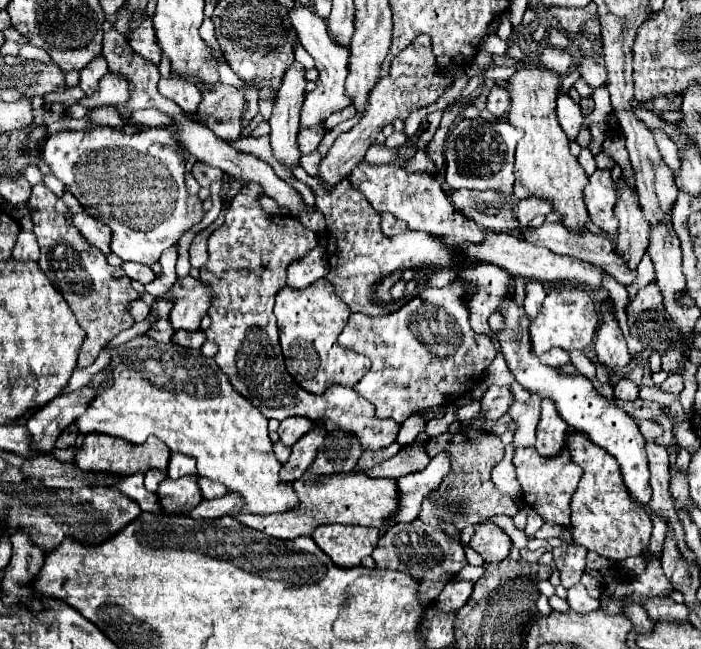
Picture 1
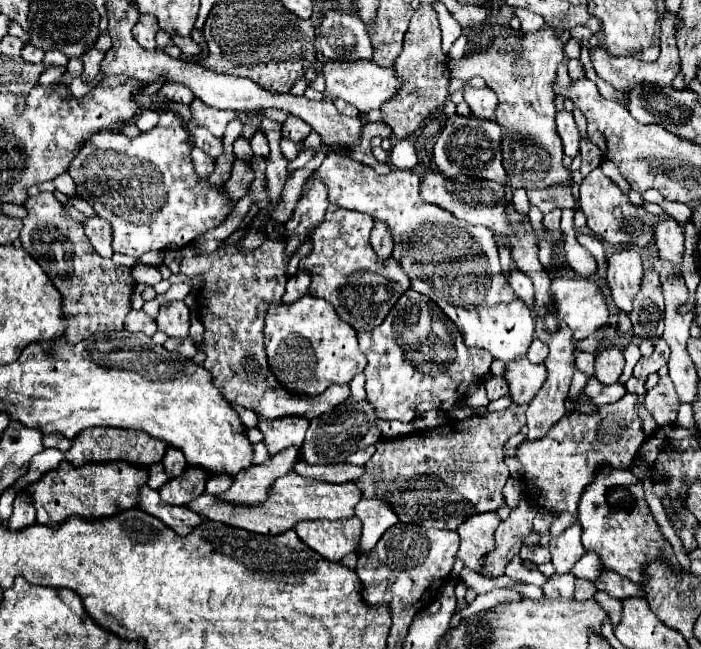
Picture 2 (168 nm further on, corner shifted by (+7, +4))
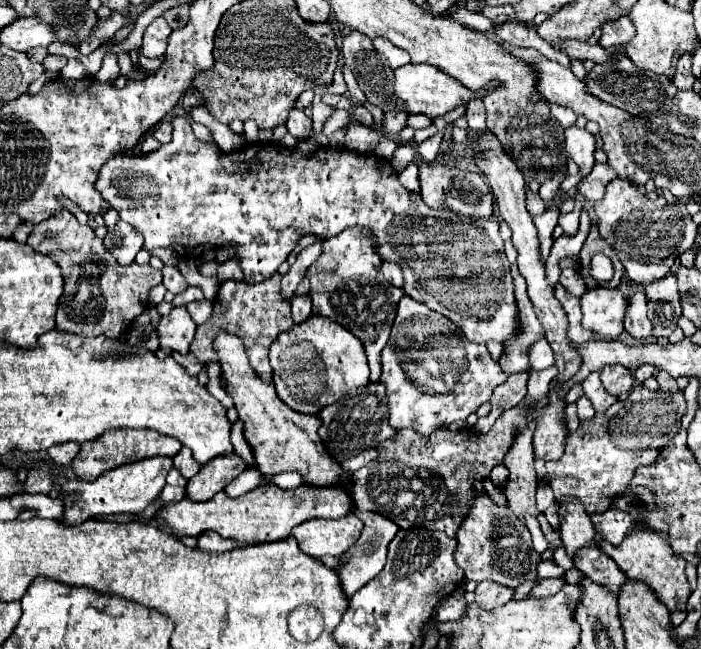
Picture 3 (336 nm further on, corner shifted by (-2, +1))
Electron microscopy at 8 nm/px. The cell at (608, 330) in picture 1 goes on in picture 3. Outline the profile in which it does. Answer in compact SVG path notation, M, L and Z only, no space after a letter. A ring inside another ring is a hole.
M611 364L601 370L601 384L609 394L619 396L619 394L629 392L633 388L633 376L631 376L629 368L619 366L619 364Z

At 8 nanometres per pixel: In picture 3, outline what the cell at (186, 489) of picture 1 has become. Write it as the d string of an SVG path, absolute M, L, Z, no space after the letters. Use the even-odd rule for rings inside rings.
M229 454L227 458L215 458L215 462L207 462L207 466L201 466L201 470L187 482L187 498L195 502L211 500L245 468L247 464L239 454Z

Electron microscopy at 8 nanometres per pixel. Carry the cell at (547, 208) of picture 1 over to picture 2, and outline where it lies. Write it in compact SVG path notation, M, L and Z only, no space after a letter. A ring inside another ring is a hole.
M548 187L548 189L530 189L528 191L530 205L538 207L542 213L550 213L552 209L574 209L574 197L570 187Z

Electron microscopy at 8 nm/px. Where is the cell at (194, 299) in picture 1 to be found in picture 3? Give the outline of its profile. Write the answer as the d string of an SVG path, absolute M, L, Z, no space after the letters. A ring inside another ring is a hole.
M173 308L169 316L163 316L157 328L159 334L159 348L167 348L171 352L187 354L193 342L197 324L191 320L189 312L181 308Z

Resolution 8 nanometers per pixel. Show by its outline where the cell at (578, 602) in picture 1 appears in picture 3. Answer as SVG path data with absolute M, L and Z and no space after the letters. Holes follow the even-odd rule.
M537 578L535 586L529 592L529 598L545 598L545 596L553 596L563 588L563 580L561 578Z

